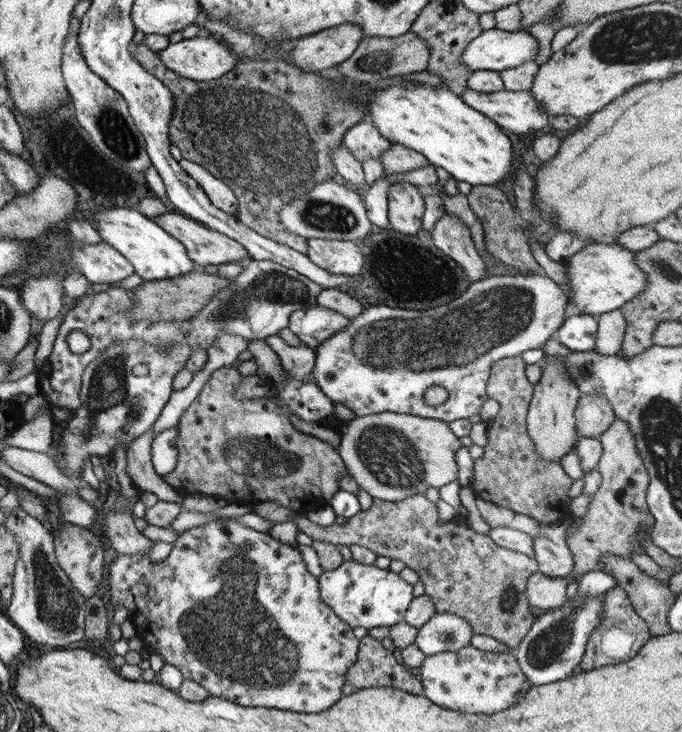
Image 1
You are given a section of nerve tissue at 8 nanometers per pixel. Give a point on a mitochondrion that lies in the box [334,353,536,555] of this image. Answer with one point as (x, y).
(391, 458)

